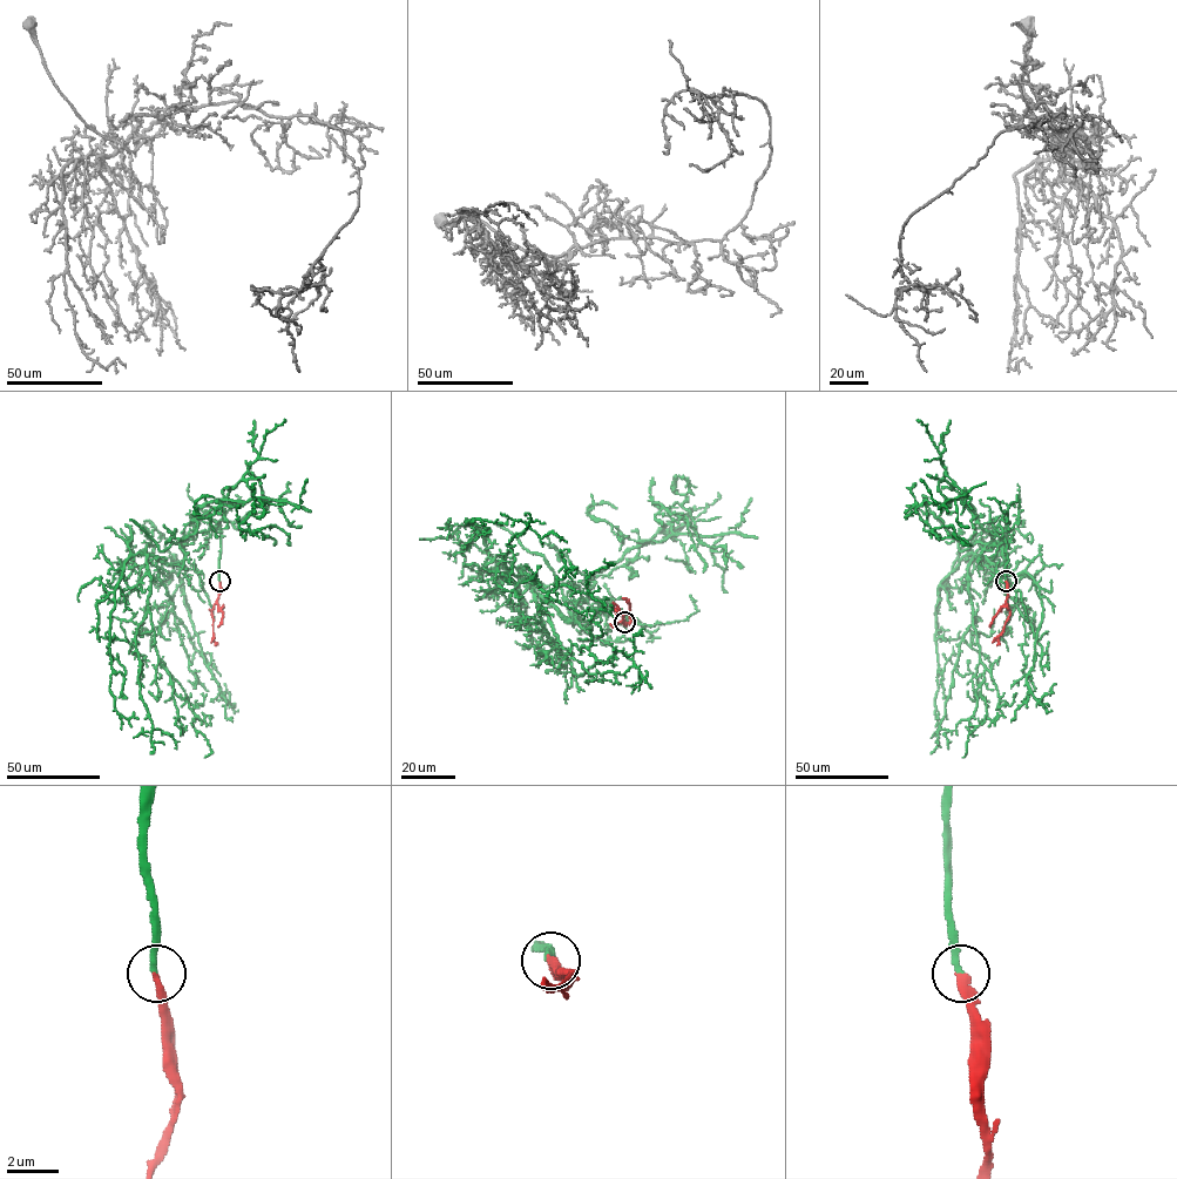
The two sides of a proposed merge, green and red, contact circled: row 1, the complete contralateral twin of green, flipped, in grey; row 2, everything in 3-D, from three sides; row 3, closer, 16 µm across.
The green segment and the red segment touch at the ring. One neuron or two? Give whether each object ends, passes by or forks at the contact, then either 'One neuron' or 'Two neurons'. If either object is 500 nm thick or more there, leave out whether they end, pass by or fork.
At the ring green ends. At the ring red ends. One neuron

